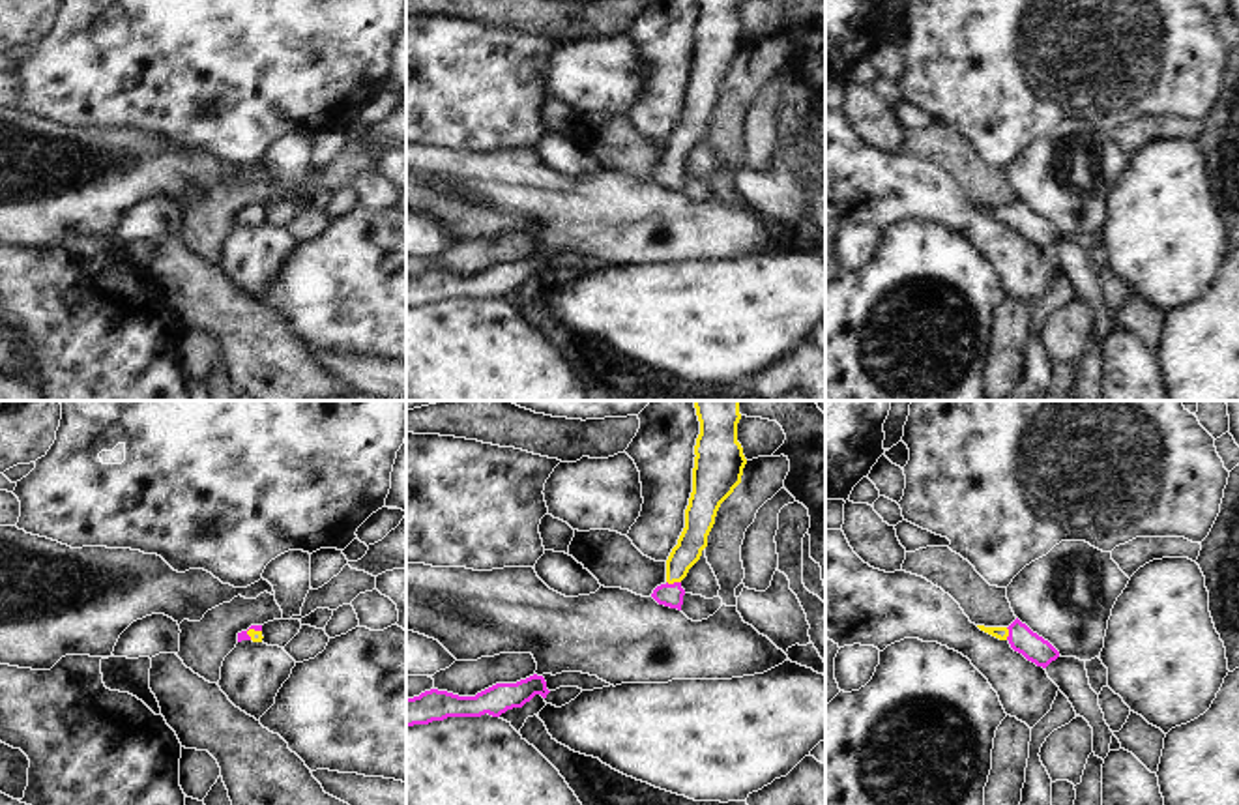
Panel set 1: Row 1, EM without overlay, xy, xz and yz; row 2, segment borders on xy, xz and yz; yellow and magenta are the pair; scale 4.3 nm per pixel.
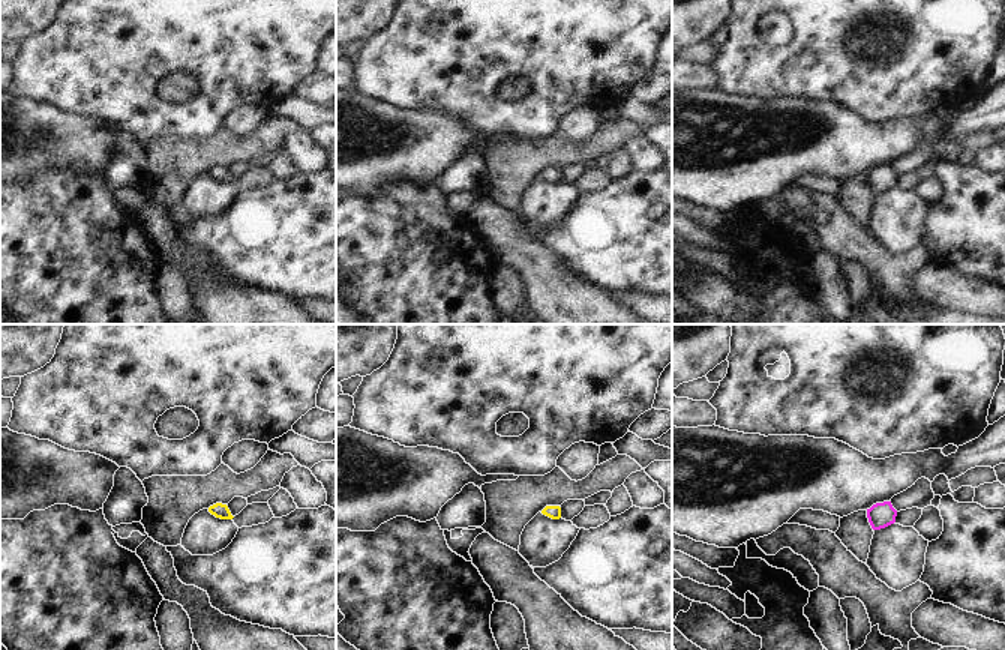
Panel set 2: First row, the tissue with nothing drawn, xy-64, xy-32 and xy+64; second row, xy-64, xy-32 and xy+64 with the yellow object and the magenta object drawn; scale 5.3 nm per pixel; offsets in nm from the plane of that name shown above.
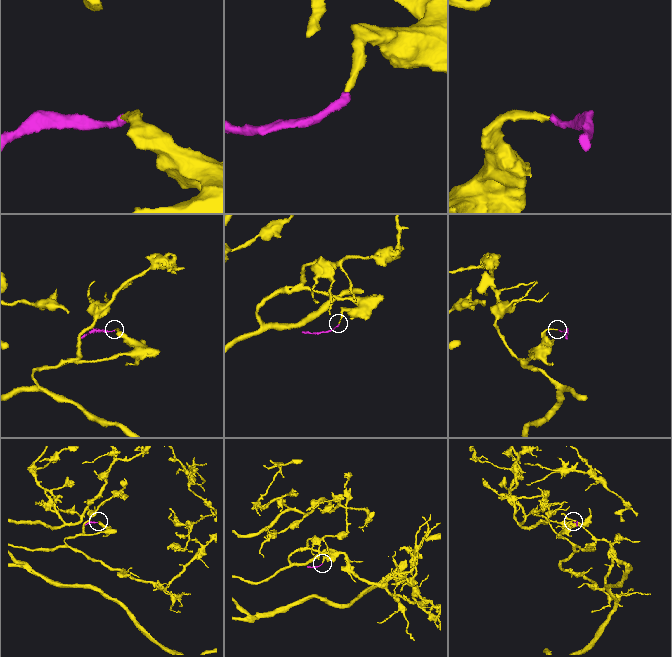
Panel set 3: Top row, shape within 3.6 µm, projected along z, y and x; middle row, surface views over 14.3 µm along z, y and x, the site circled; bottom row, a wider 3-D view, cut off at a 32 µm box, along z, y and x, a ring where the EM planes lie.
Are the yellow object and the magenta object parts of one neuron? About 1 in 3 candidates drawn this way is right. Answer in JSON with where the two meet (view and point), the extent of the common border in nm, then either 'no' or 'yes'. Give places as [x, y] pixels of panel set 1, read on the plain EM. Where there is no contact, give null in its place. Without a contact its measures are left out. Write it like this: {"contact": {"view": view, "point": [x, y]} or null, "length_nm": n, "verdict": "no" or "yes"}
{"contact": {"view": "xz", "point": [674, 161]}, "length_nm": 60, "verdict": "yes"}

